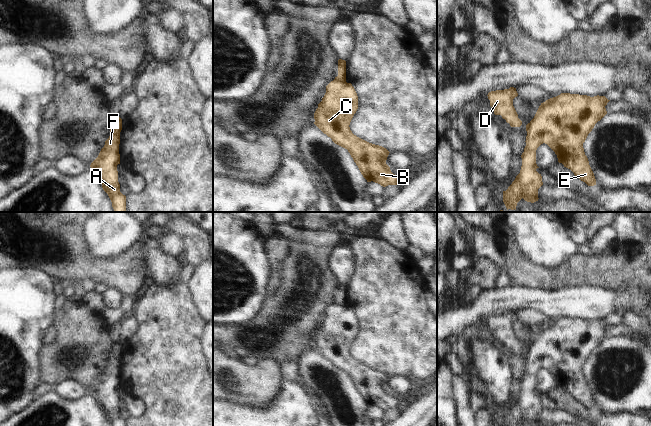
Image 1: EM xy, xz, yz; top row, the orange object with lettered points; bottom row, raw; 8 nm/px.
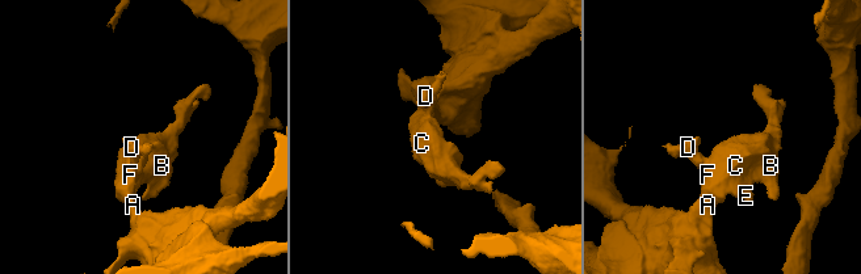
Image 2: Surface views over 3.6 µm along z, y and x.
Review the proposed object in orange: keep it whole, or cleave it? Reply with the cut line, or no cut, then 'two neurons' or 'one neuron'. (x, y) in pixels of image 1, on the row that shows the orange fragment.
xy (110, 127), (119, 135) | two neurons

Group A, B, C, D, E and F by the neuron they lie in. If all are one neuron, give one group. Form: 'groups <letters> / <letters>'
groups A B C E F / D

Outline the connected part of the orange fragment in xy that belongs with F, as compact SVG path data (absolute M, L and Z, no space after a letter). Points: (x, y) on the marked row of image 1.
M110 128L109 138L90 167L100 180L103 190L108 194L114 212L126 212L126 196L120 192L118 182L119 144L120 135L116 135Z

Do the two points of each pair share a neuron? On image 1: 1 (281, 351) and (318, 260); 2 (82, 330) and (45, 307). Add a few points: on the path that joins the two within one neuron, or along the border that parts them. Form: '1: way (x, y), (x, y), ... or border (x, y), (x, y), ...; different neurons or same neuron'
1: way (296, 328), (296, 301), (302, 295), (304, 283); same neuron
2: border (54, 310), (51, 322); different neurons

